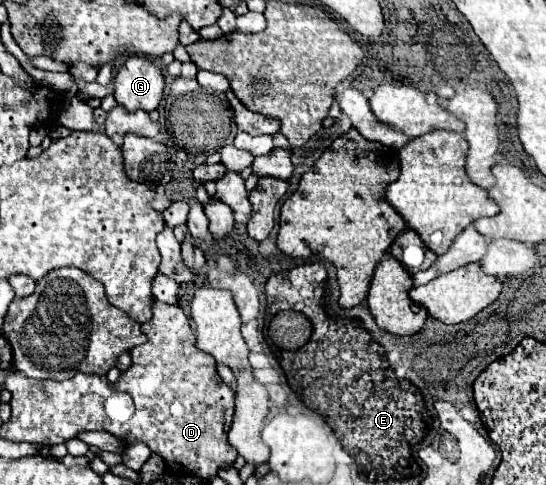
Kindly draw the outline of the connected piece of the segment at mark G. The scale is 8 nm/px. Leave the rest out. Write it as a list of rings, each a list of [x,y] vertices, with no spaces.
[[[129,57],[117,71],[115,79],[115,99],[129,113],[157,109],[163,97],[163,75],[161,69],[141,57]]]

